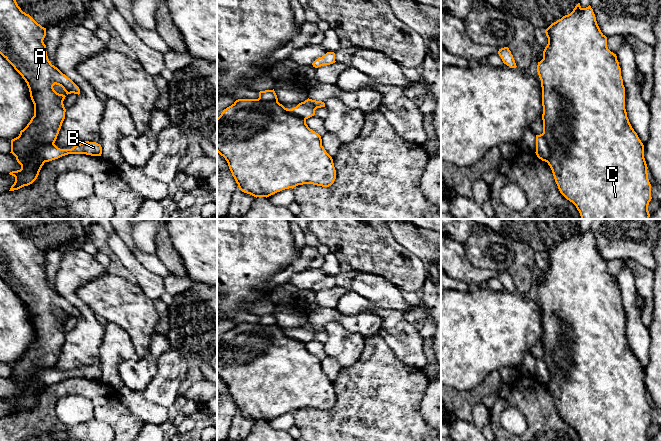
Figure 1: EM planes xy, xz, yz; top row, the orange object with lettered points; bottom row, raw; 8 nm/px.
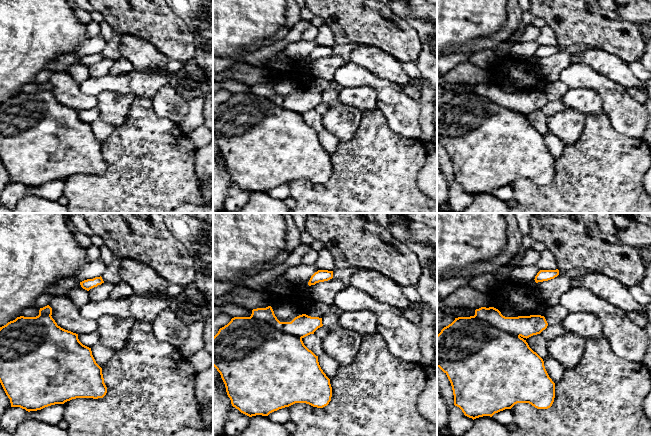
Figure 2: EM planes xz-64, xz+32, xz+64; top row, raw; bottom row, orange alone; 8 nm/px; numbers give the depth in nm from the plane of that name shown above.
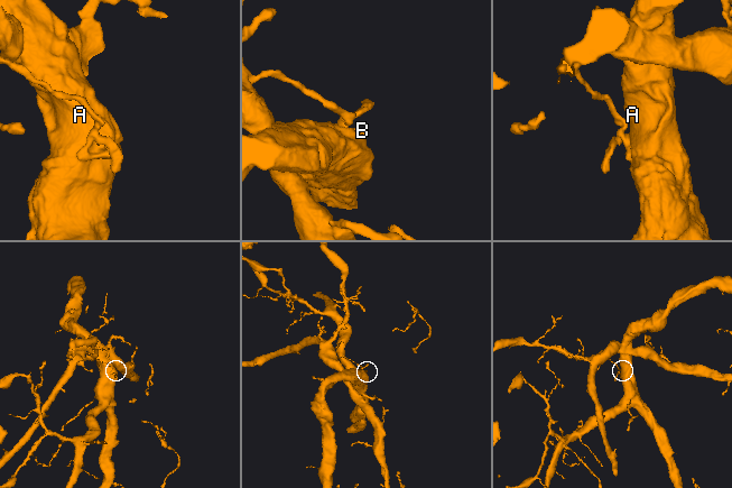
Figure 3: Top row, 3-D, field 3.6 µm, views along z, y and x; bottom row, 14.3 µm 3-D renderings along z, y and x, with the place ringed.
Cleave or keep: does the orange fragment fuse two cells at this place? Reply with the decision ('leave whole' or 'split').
split

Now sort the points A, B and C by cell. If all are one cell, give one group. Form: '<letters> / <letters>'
A C / B

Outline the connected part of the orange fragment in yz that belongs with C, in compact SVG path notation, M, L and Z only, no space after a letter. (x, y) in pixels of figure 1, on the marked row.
M578 3L573 11L552 23L546 30L548 44L543 51L543 59L538 62L537 72L541 80L543 106L543 136L550 149L550 166L560 193L572 202L580 213L581 219L650 219L648 205L651 201L651 184L648 179L647 164L644 158L644 145L632 128L625 109L625 87L621 68L616 54L607 47L607 37L601 32L593 9L589 5L582 8Z

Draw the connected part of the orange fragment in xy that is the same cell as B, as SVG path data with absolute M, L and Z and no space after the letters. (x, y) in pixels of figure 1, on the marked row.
M85 141L75 145L71 149L60 149L54 143L50 143L41 146L38 154L39 157L45 162L49 162L68 154L86 154L91 156L101 156L102 147L96 142Z

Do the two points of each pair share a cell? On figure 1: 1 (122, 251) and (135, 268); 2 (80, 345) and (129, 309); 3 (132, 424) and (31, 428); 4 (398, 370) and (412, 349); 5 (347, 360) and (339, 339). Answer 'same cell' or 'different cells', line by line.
1: same cell
2: different cells
3: same cell
4: different cells
5: same cell

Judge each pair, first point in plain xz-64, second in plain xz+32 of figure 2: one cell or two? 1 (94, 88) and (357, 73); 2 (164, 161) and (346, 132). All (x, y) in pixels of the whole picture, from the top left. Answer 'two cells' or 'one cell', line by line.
1: two cells
2: two cells

